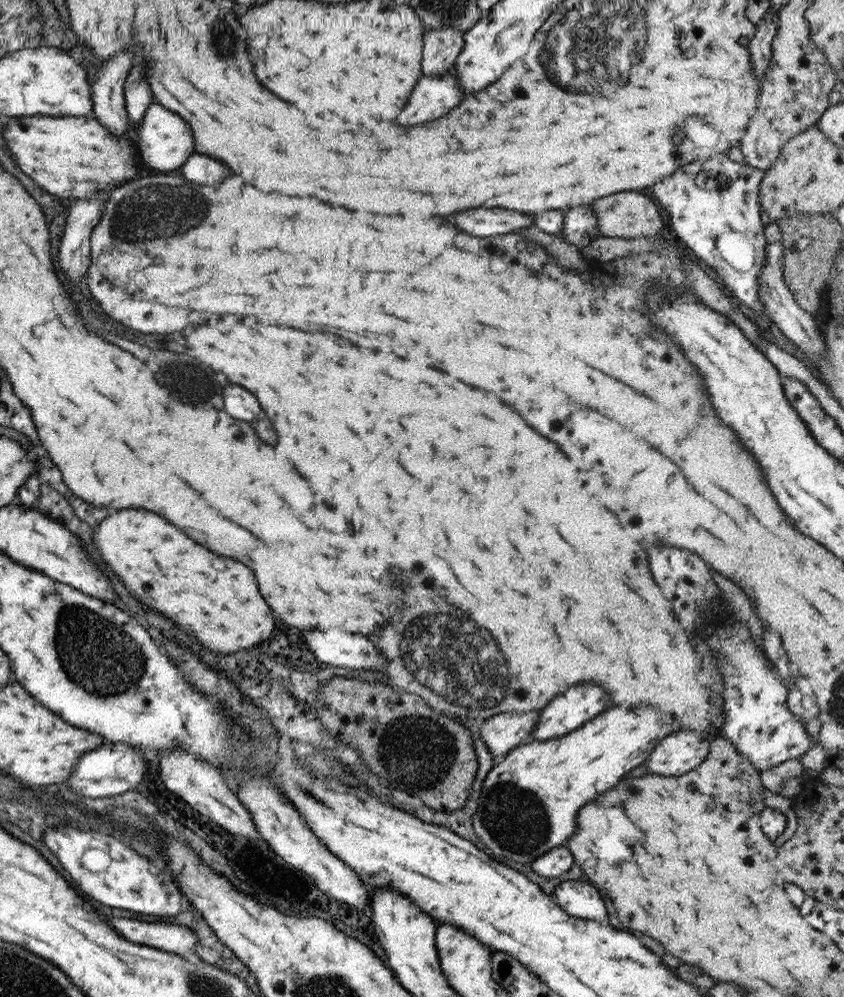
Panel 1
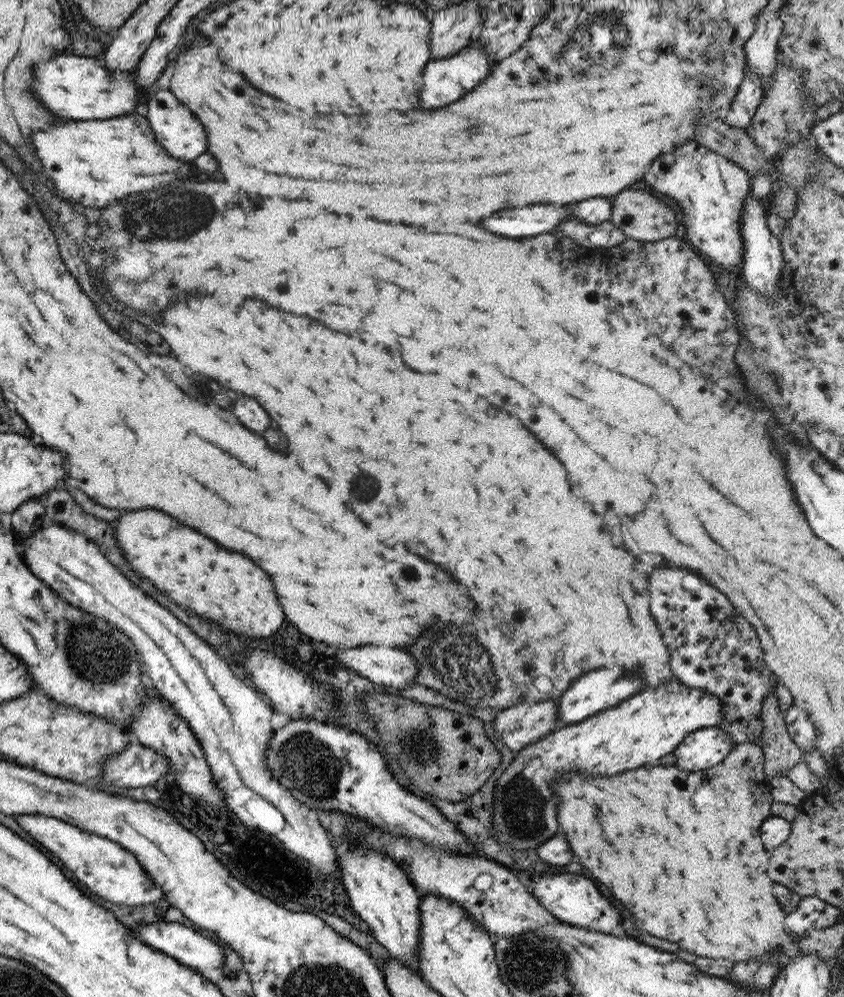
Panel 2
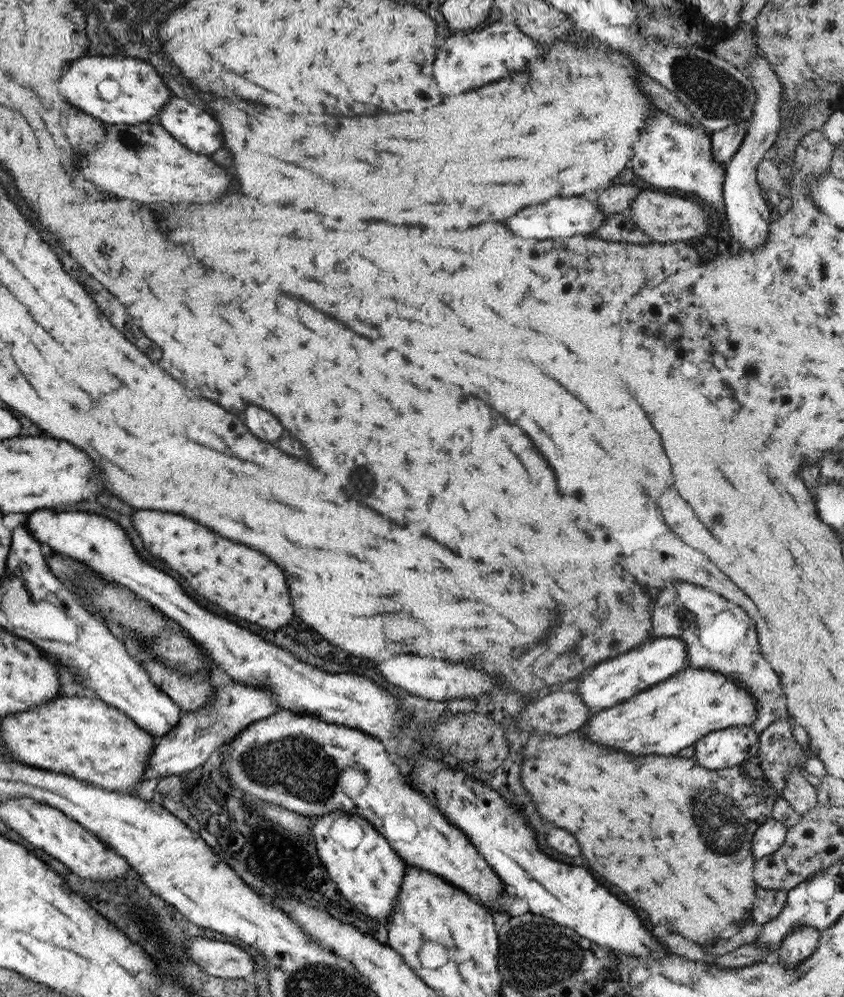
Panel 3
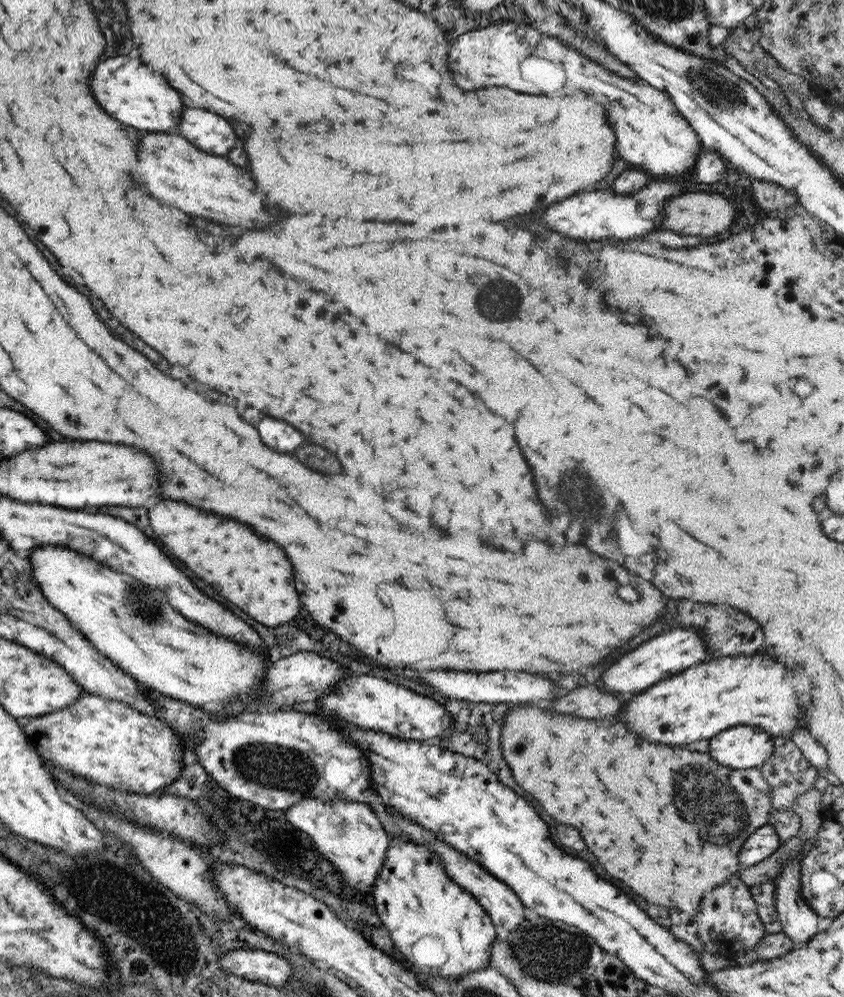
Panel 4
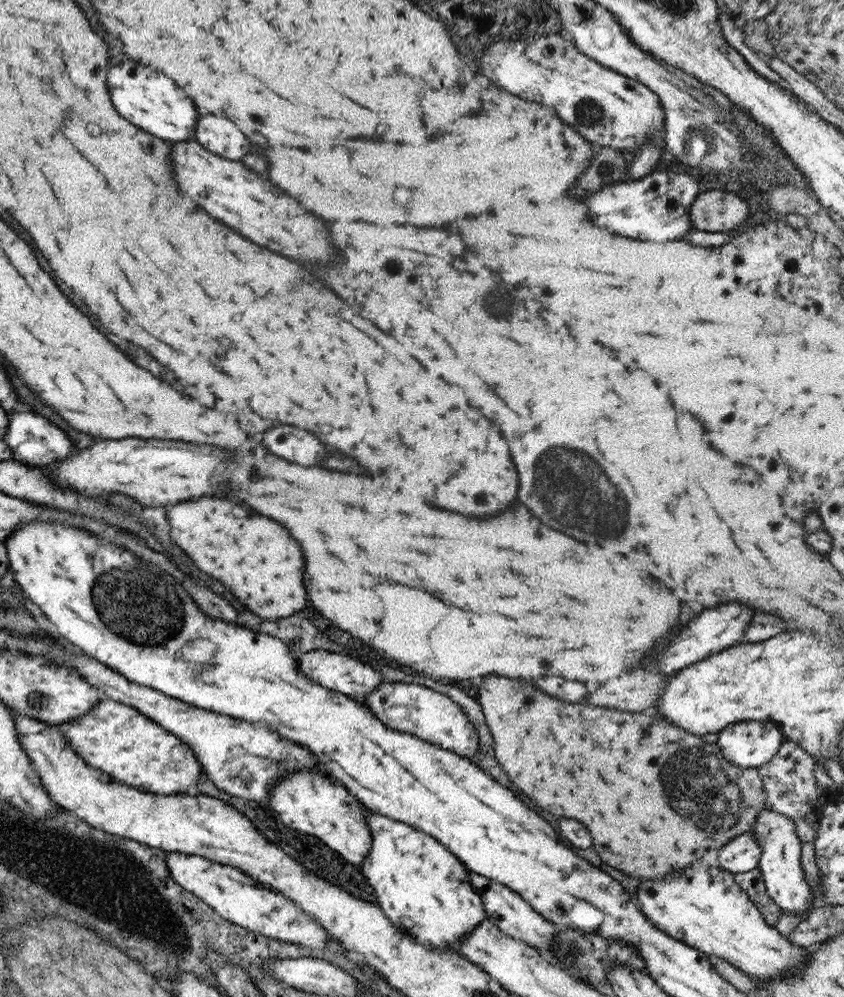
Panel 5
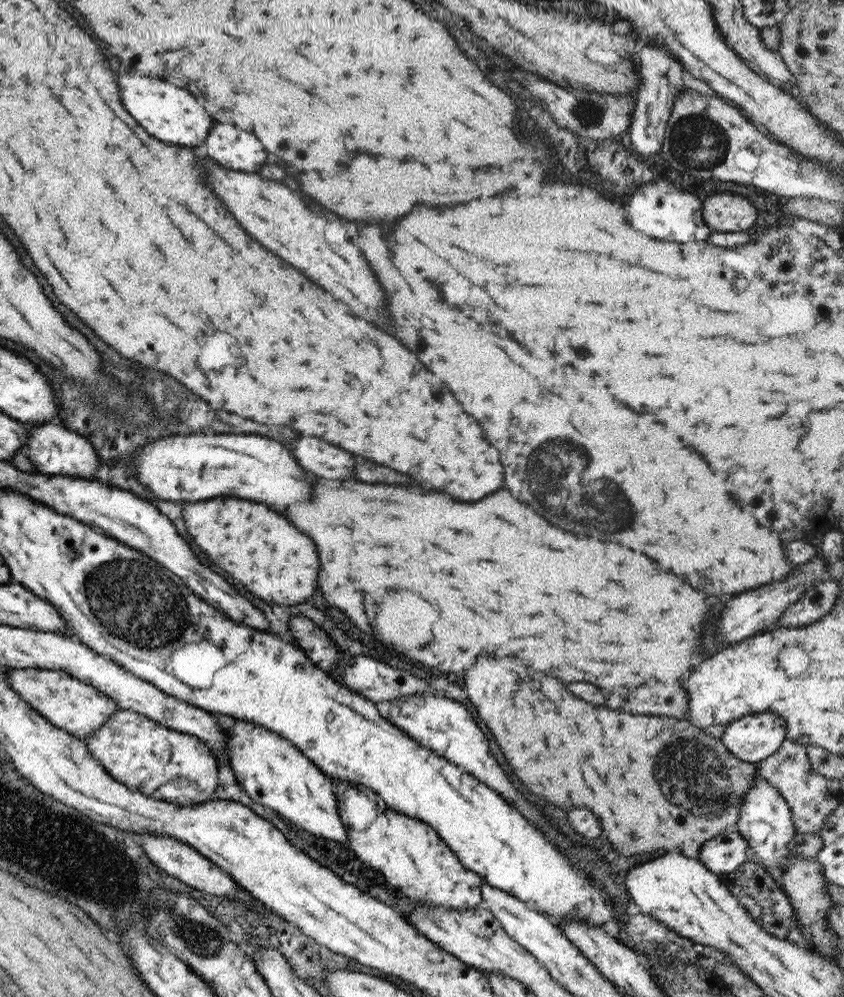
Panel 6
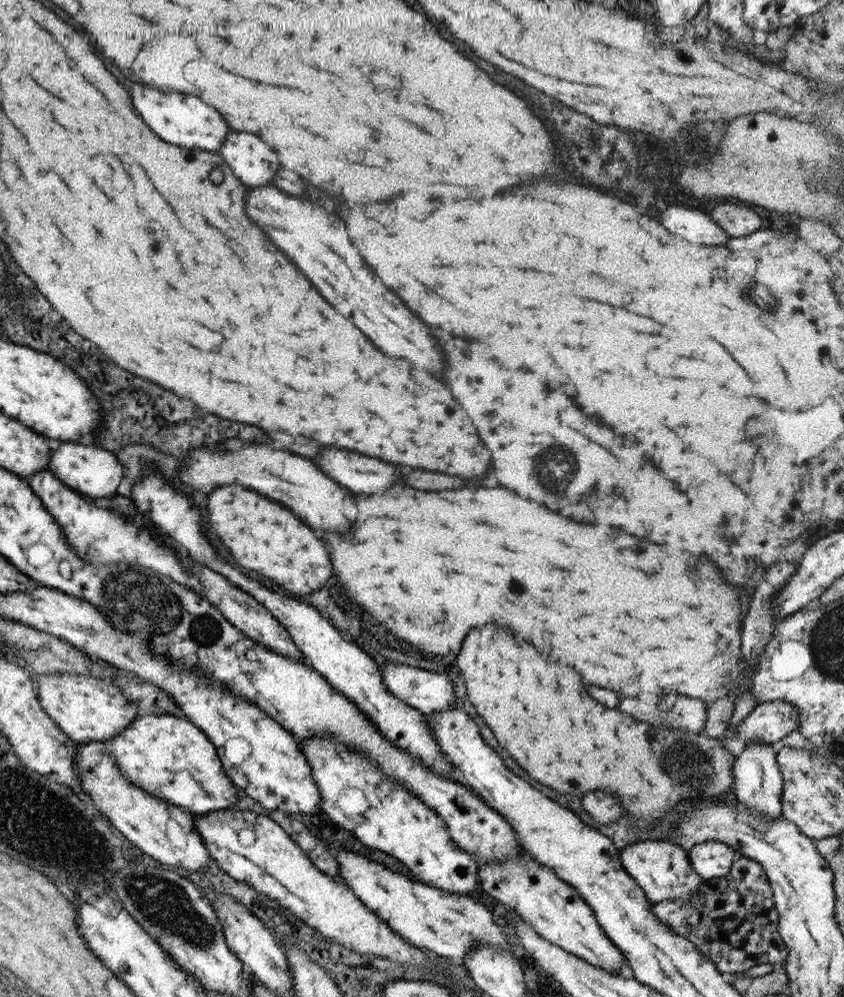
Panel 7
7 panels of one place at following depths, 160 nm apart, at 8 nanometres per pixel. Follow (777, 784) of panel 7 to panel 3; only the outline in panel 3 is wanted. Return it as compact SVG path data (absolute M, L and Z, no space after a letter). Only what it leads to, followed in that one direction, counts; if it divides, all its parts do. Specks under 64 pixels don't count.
M800 926L789 931L780 942L774 959L778 960L779 966L783 968L795 968L803 962L817 946L819 931L810 926Z

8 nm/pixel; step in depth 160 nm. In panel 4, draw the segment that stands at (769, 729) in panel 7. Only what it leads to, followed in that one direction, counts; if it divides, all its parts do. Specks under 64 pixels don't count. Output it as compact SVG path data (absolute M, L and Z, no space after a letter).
M737 725L712 736L707 754L717 764L733 770L759 768L771 756L772 739L762 728Z

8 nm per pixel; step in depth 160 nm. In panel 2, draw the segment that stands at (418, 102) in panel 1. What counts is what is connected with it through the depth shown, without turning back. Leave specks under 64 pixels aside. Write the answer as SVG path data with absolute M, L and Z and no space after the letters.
M469 43L452 55L429 60L423 74L423 88L419 92L419 106L429 110L459 100L473 90L489 74L491 68L492 62L479 43Z

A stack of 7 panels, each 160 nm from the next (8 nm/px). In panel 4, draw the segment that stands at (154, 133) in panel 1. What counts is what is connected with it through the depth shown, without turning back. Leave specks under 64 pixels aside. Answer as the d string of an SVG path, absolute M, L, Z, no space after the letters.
M185 108L181 114L181 122L177 126L177 134L201 148L203 152L225 156L237 142L233 128L211 112Z

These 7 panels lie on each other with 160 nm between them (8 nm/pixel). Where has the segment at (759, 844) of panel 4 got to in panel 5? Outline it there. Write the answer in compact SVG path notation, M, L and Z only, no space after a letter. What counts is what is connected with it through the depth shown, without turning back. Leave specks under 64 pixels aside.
M750 832L734 836L718 850L718 867L735 873L744 873L757 866L760 846Z

